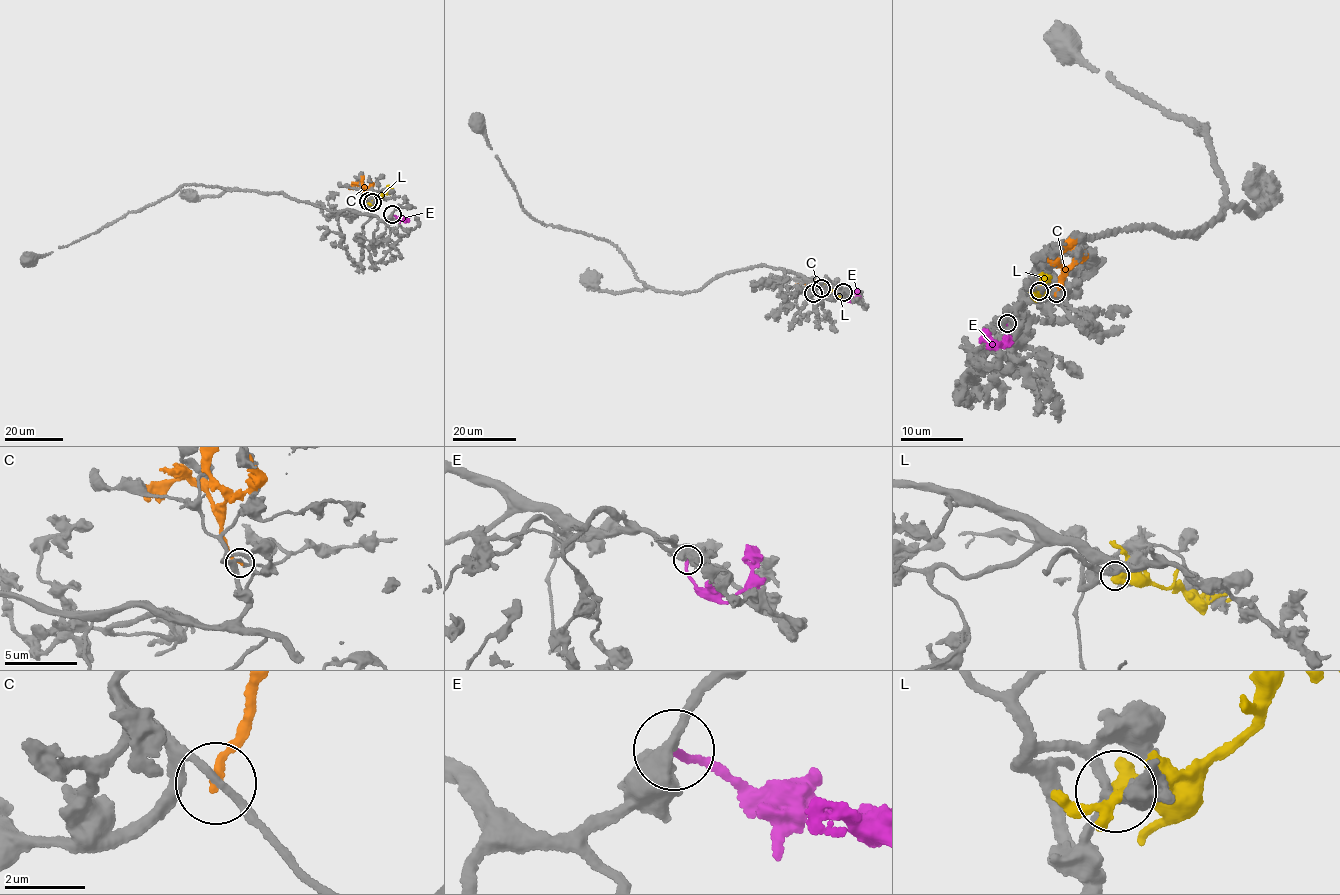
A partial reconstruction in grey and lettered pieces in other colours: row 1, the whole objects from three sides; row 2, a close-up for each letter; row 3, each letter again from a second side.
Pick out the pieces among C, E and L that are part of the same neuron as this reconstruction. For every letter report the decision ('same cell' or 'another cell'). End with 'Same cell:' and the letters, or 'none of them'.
C: another cell
E: same cell
L: another cell
Same cell: E

